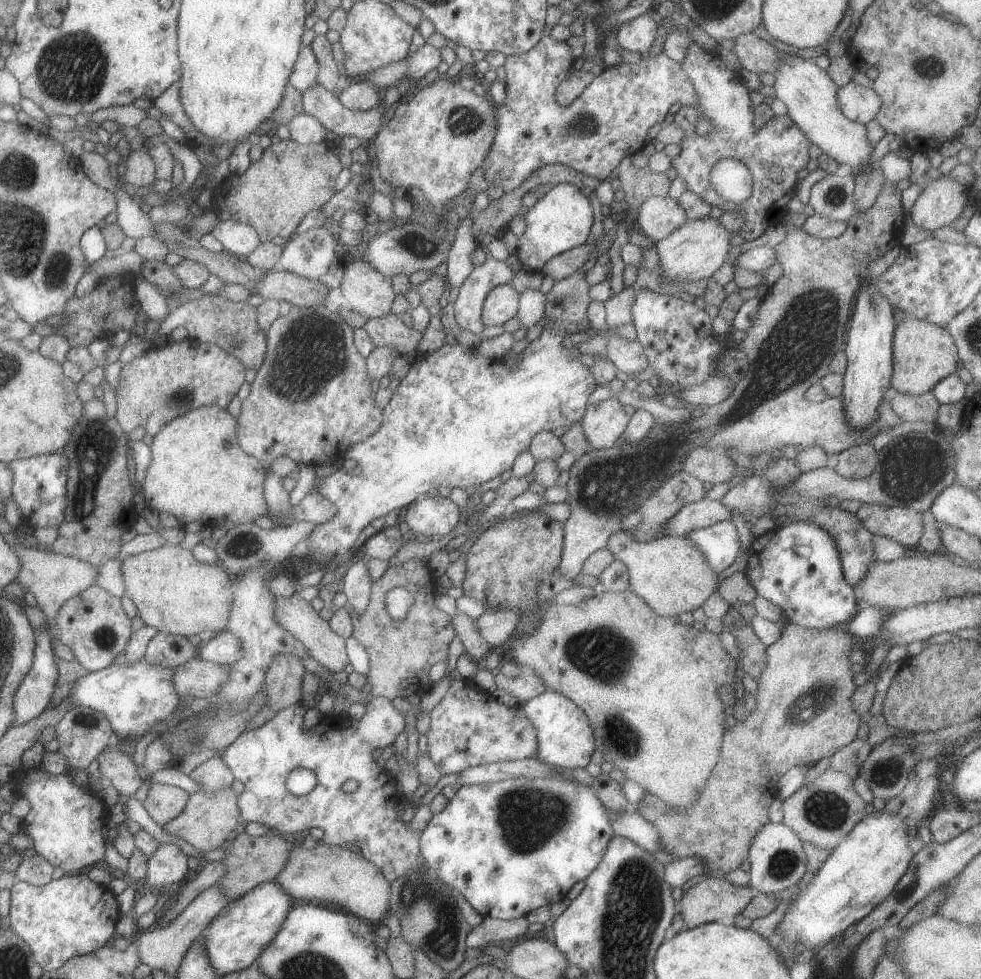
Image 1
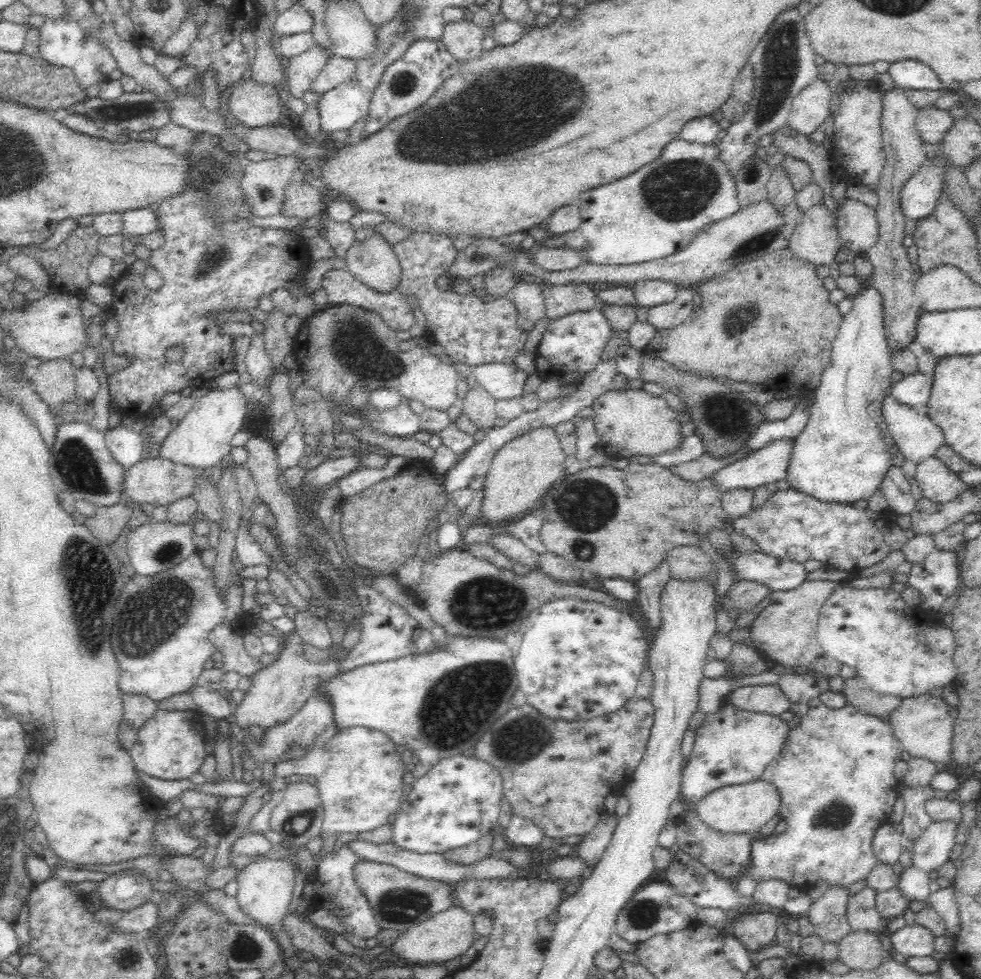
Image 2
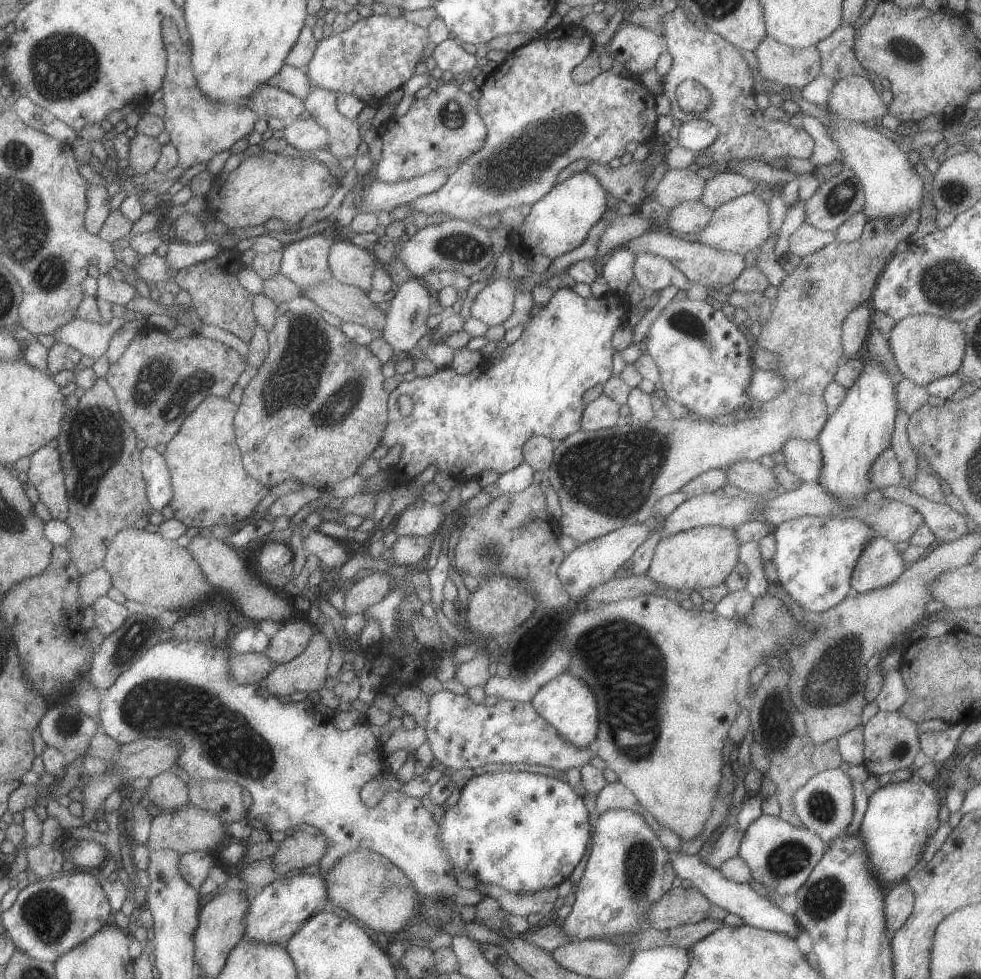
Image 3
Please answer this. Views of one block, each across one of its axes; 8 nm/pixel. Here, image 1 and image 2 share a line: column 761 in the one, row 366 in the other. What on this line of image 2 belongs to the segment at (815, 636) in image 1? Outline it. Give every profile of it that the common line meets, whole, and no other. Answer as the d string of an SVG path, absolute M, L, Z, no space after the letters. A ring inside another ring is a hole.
M786 247L780 249L777 252L768 252L754 260L746 261L744 264L732 270L728 270L724 275L718 276L716 279L708 280L706 283L700 284L696 291L702 296L701 304L698 306L694 314L689 318L688 321L676 328L670 328L668 330L657 330L654 337L650 339L642 351L647 358L659 358L669 364L674 370L678 372L687 372L687 374L694 374L698 377L714 377L715 379L728 379L734 382L750 382L768 384L766 378L774 380L774 382L780 382L784 386L798 382L806 388L806 391L815 390L818 386L820 377L824 372L824 368L828 366L831 357L831 344L838 334L840 323L843 321L843 317L838 313L836 304L828 301L828 291L823 287L821 276L817 272L817 267L812 263L797 258L795 254Z

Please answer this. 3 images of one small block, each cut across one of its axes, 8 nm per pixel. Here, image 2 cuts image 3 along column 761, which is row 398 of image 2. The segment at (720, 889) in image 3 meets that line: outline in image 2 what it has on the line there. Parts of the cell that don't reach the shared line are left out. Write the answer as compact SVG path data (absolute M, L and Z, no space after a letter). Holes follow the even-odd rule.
M916 371L904 375L901 380L895 382L891 393L902 404L925 409L931 396L933 382L934 377L932 374Z

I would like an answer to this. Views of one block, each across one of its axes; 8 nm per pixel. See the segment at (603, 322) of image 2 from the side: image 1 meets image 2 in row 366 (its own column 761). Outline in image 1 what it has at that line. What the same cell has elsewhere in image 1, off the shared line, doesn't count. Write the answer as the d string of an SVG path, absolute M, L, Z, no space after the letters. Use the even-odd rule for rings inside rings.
M808 520L776 526L752 540L744 574L757 595L776 604L789 623L806 629L836 627L857 614L854 588L843 576L839 551L823 527Z

